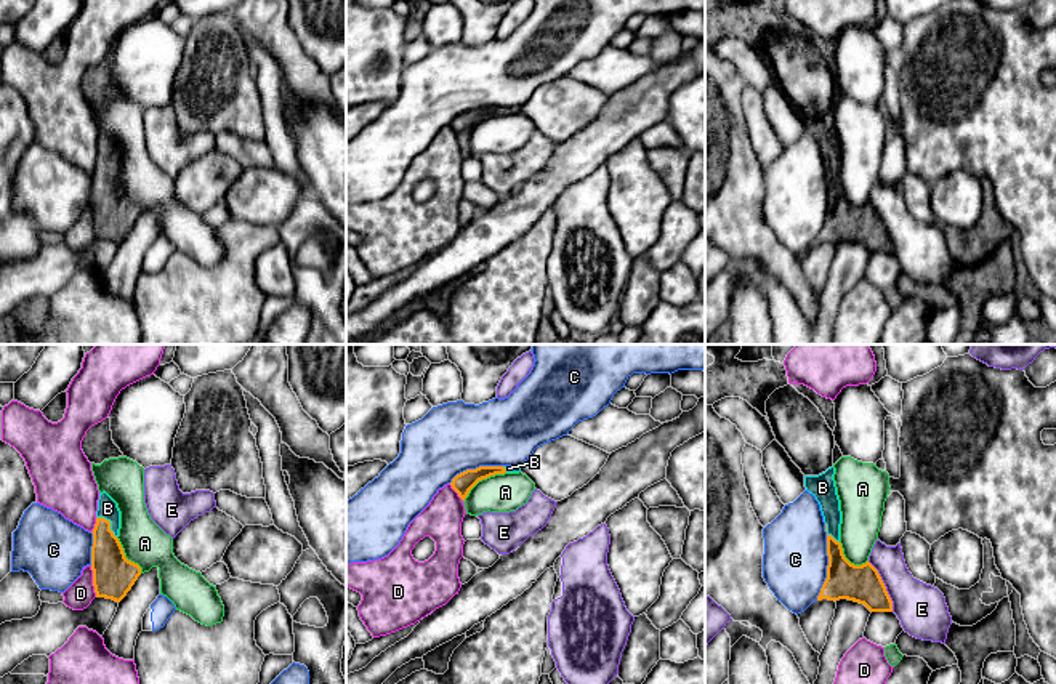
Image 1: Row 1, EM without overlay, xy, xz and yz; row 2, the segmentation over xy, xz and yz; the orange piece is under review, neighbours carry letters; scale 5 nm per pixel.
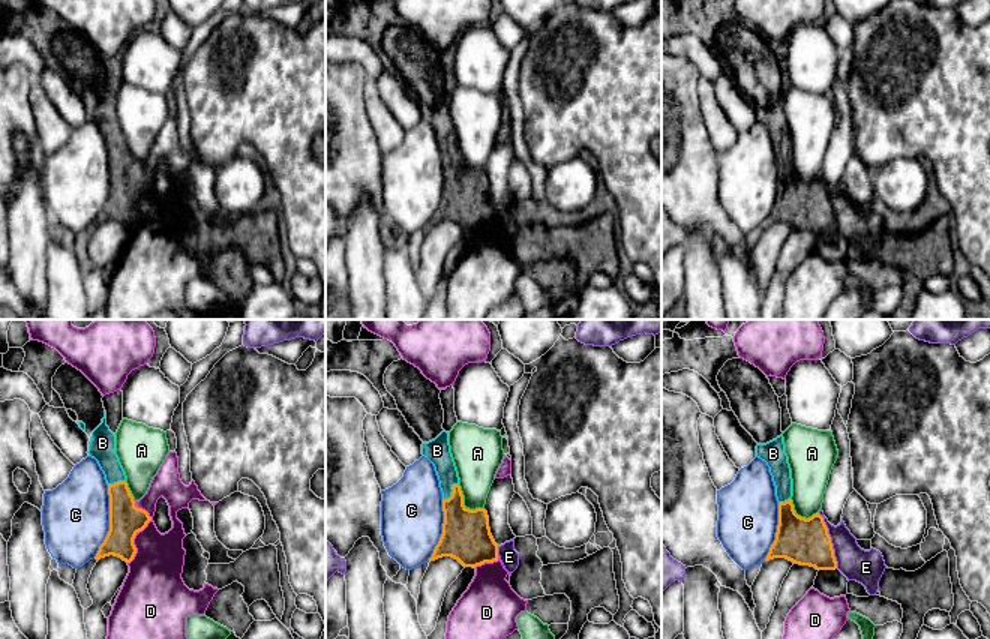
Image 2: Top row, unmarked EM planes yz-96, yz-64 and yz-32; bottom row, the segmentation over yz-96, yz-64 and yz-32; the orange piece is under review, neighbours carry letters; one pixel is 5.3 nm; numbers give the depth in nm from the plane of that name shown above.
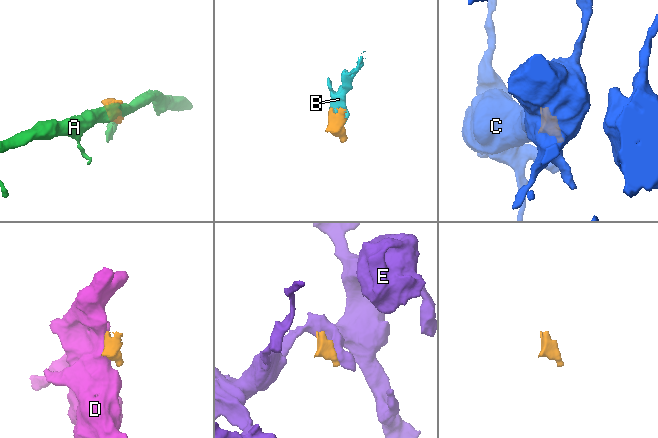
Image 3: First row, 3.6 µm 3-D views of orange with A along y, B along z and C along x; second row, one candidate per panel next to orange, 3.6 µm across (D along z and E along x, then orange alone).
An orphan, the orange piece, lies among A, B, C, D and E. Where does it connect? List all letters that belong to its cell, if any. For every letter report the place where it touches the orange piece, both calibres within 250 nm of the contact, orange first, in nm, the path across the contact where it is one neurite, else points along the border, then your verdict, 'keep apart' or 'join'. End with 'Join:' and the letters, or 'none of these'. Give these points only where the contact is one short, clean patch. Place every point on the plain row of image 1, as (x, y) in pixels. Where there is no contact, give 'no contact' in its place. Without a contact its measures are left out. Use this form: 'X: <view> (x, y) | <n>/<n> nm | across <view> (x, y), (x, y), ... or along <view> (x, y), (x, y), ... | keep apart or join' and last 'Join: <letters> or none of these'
A: xz (481, 120) | 100/190 nm | keep apart
B: xy (109, 165) | 200/100 nm | across xy (112, 215), (109, 207), (109, 165), (108, 149) | join
C: yz (829, 204) | 190/320 nm | keep apart
D: xy (93, 223) | 200/140 nm | keep apart
E: yz (885, 228) | 190/240 nm | along yz (867, 202), (877, 212), (893, 252) | keep apart
Join: B

